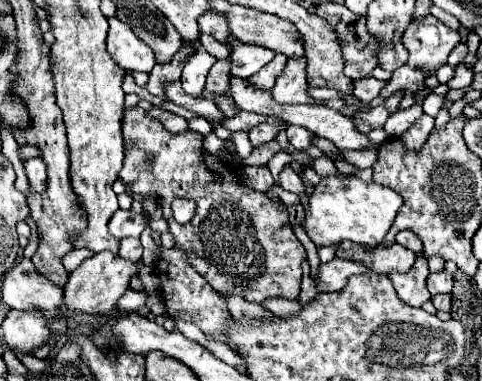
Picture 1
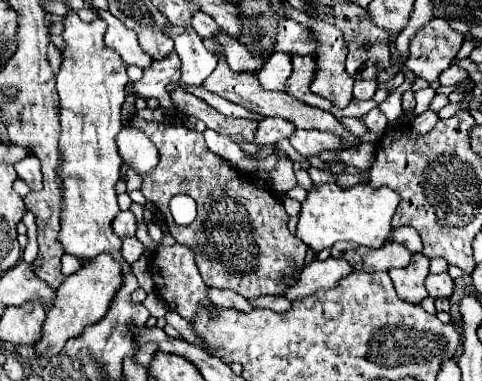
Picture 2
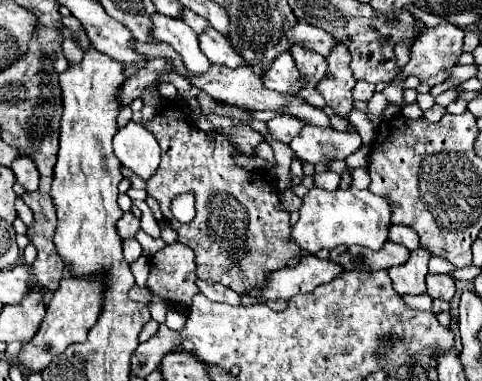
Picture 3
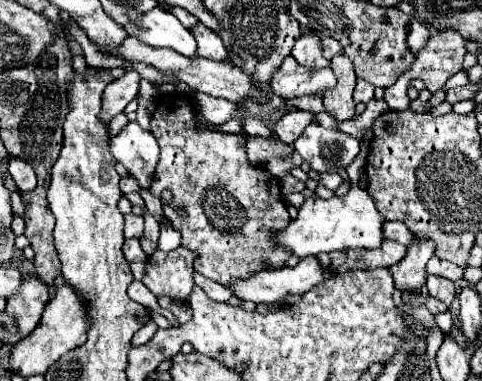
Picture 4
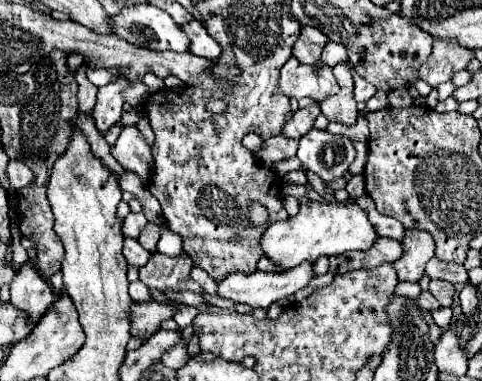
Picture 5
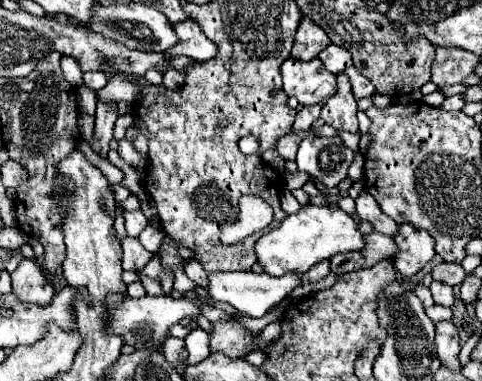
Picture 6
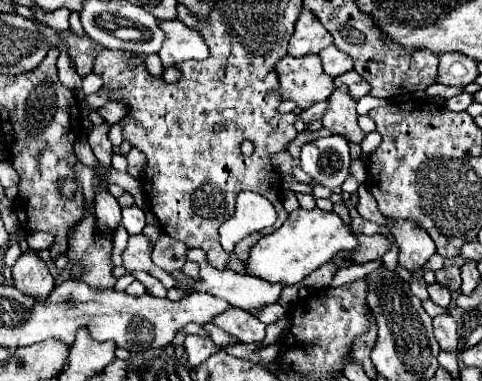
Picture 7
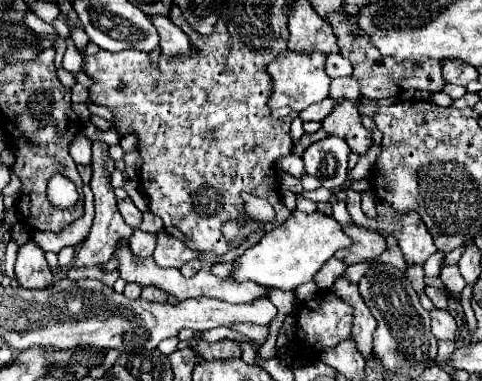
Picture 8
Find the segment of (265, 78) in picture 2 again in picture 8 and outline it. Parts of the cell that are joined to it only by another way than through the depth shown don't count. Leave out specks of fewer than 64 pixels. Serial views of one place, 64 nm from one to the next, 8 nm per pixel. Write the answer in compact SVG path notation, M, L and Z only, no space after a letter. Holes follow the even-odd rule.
M284 50L276 60L272 60L266 68L268 74L272 76L272 96L268 100L268 108L284 108L288 106L292 112L300 112L316 102L322 102L328 98L328 86L330 86L330 76L324 70L324 56L322 52L292 52Z

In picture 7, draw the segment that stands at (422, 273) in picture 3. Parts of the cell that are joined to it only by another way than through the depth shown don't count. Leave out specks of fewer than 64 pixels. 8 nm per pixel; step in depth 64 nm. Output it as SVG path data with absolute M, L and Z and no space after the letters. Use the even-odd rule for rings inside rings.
M388 218L386 228L390 228L392 236L396 238L398 246L400 246L398 262L406 270L414 272L414 270L422 268L428 262L428 258L432 254L436 254L436 246L432 244L432 238L416 222Z

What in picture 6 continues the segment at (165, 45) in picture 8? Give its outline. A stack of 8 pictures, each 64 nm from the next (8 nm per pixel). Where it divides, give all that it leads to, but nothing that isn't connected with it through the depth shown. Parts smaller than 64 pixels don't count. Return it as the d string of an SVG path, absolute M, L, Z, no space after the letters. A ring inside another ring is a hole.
M184 20L172 28L176 36L180 36L180 44L176 44L176 48L168 48L165 51L167 56L194 56L194 60L210 60L216 56L216 46L192 20ZM169 68L165 74L163 75L162 84L171 90L174 90L176 88L180 88L180 86L184 85L184 75L183 73L173 69Z

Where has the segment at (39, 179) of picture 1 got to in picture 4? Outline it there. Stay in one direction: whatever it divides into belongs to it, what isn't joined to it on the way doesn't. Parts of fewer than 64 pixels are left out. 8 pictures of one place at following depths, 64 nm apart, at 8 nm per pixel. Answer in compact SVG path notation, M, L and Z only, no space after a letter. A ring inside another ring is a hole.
M12 158L8 162L8 172L20 192L28 192L28 190L36 188L36 174L28 162L24 162L20 158Z

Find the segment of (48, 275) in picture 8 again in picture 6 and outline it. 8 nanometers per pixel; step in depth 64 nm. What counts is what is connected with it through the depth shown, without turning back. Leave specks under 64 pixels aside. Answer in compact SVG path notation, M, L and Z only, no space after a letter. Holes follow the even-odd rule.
M22 258L18 268L12 272L12 292L26 302L48 304L54 296L52 282L36 260Z

